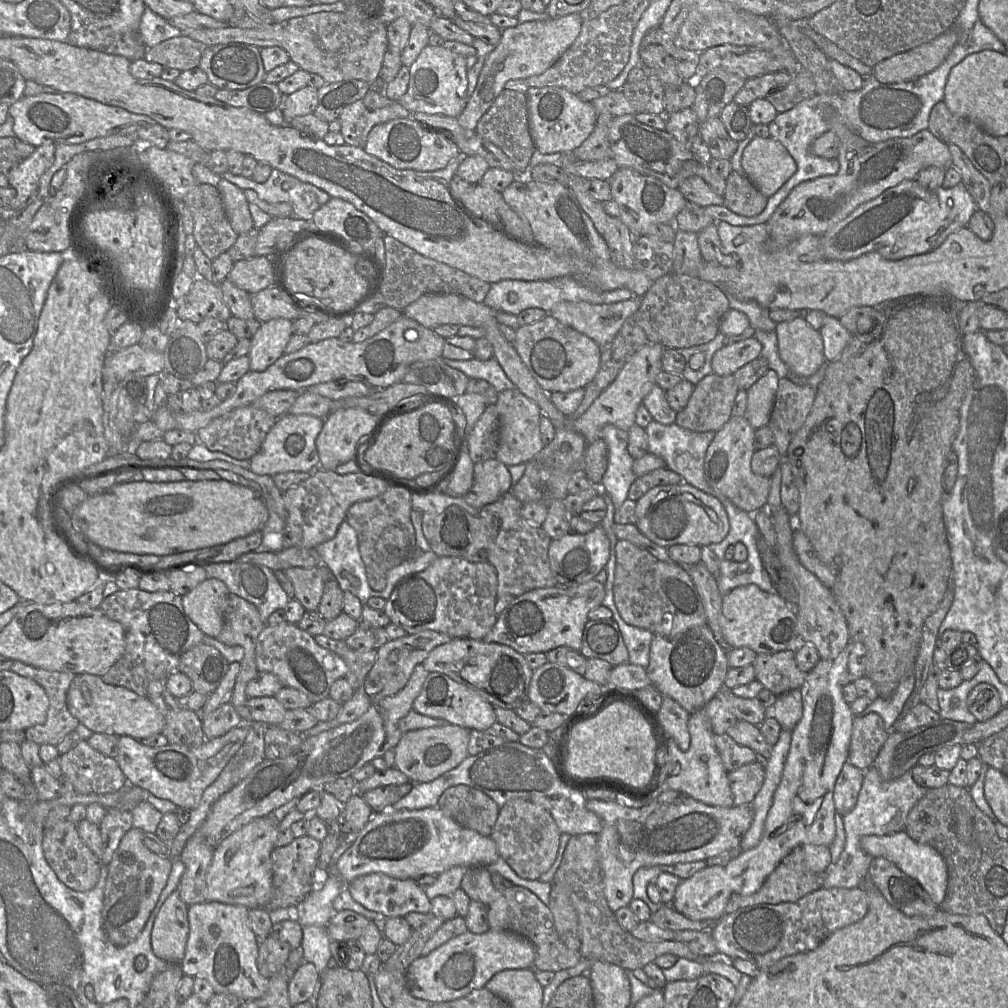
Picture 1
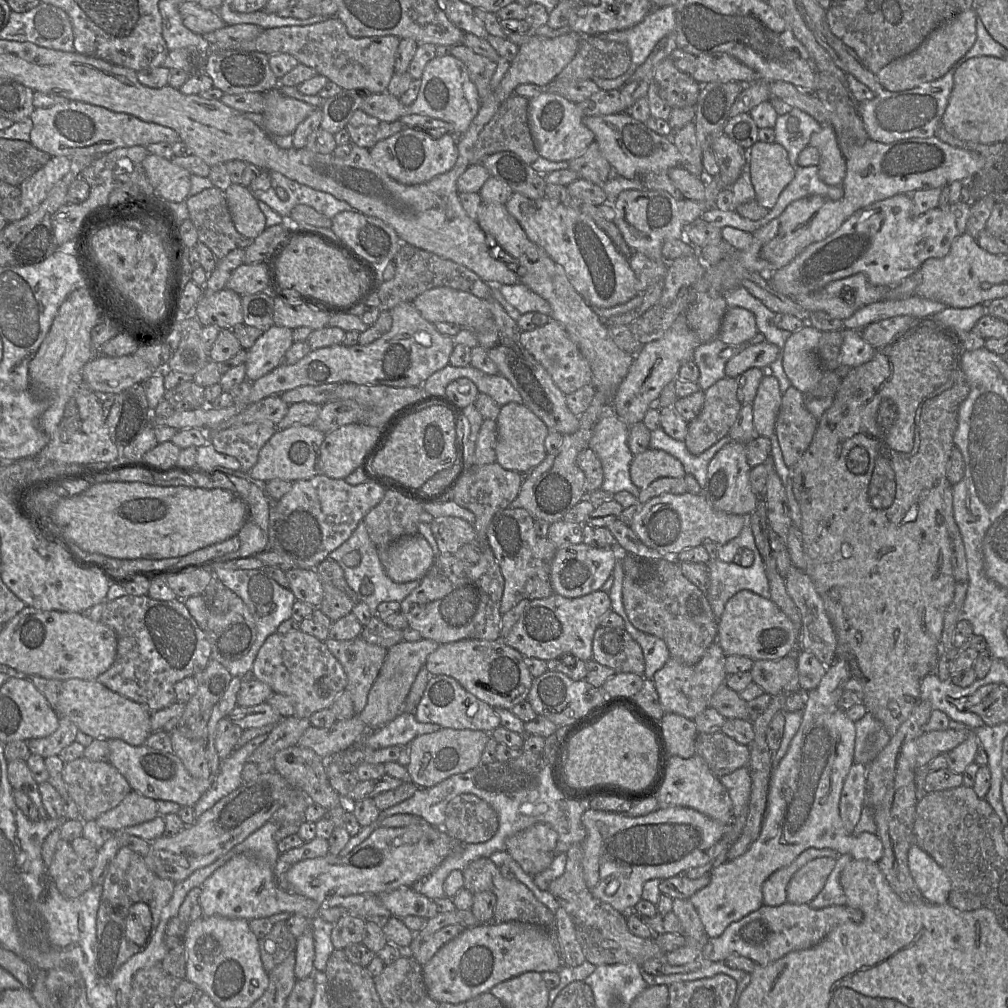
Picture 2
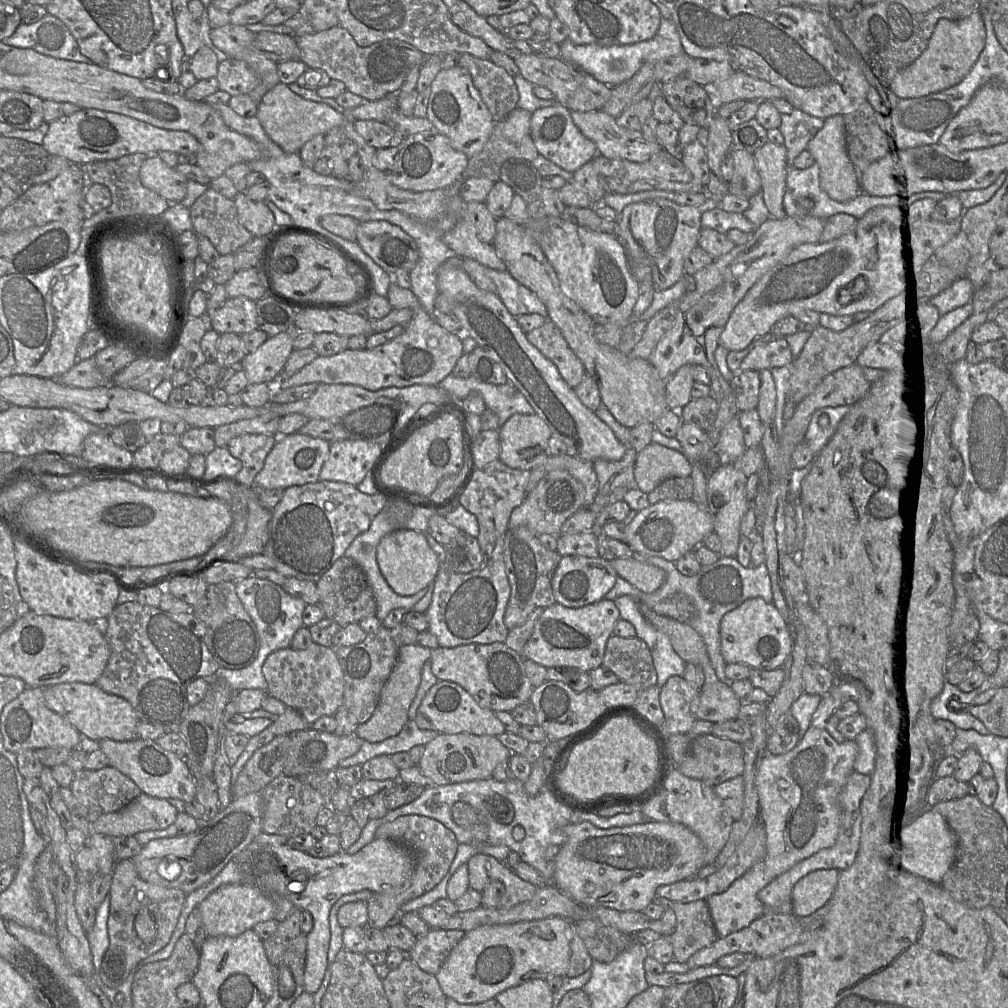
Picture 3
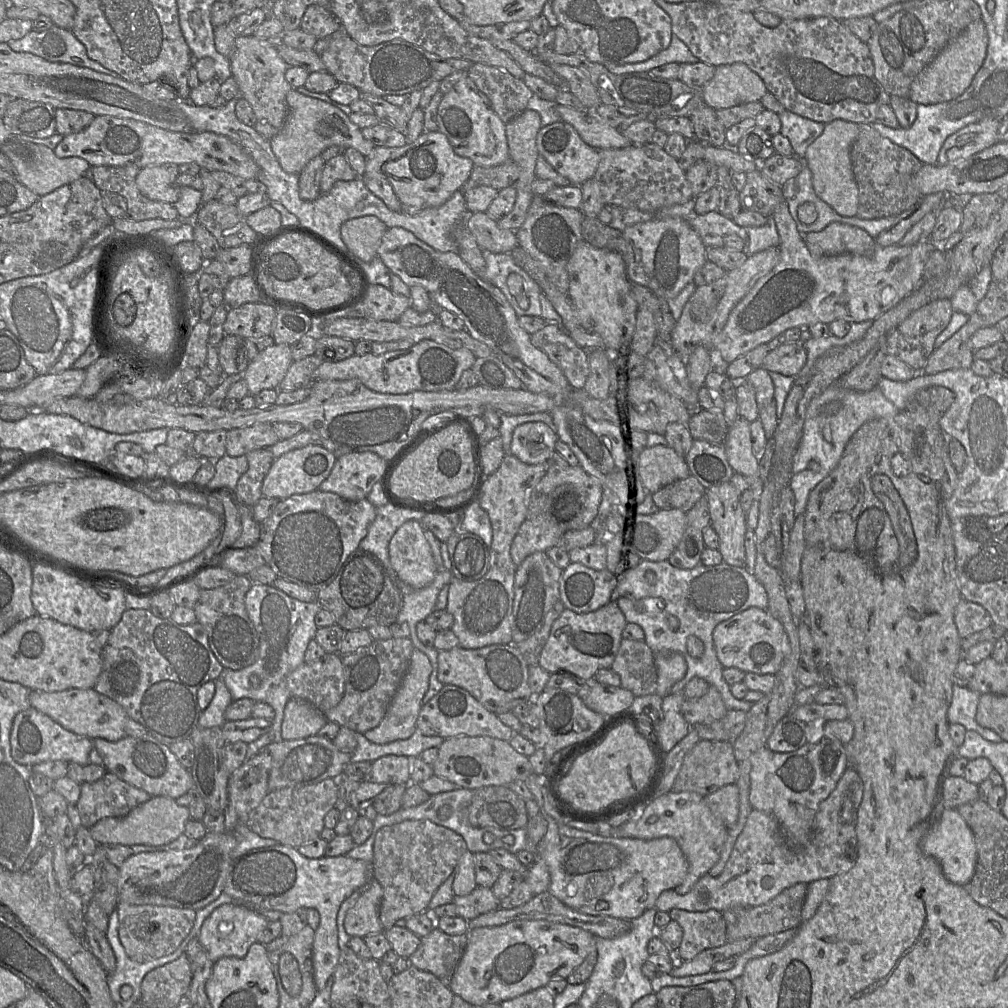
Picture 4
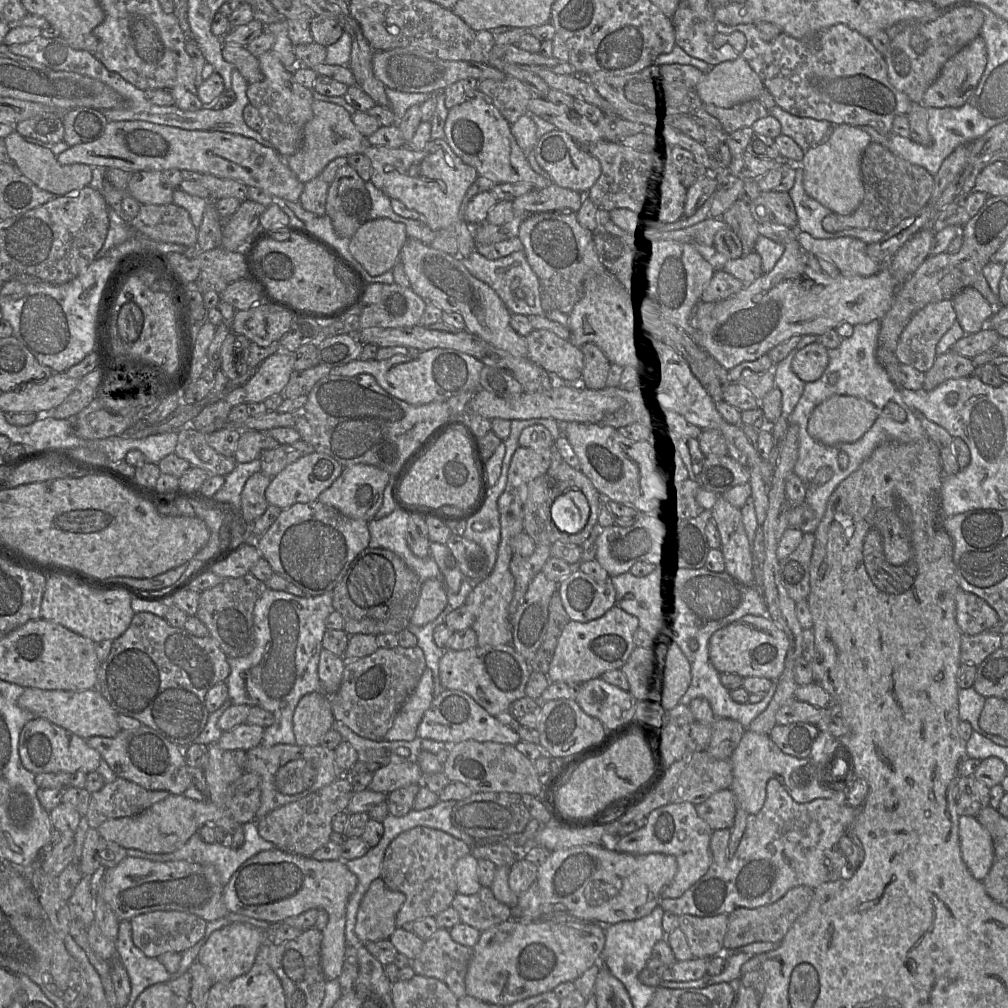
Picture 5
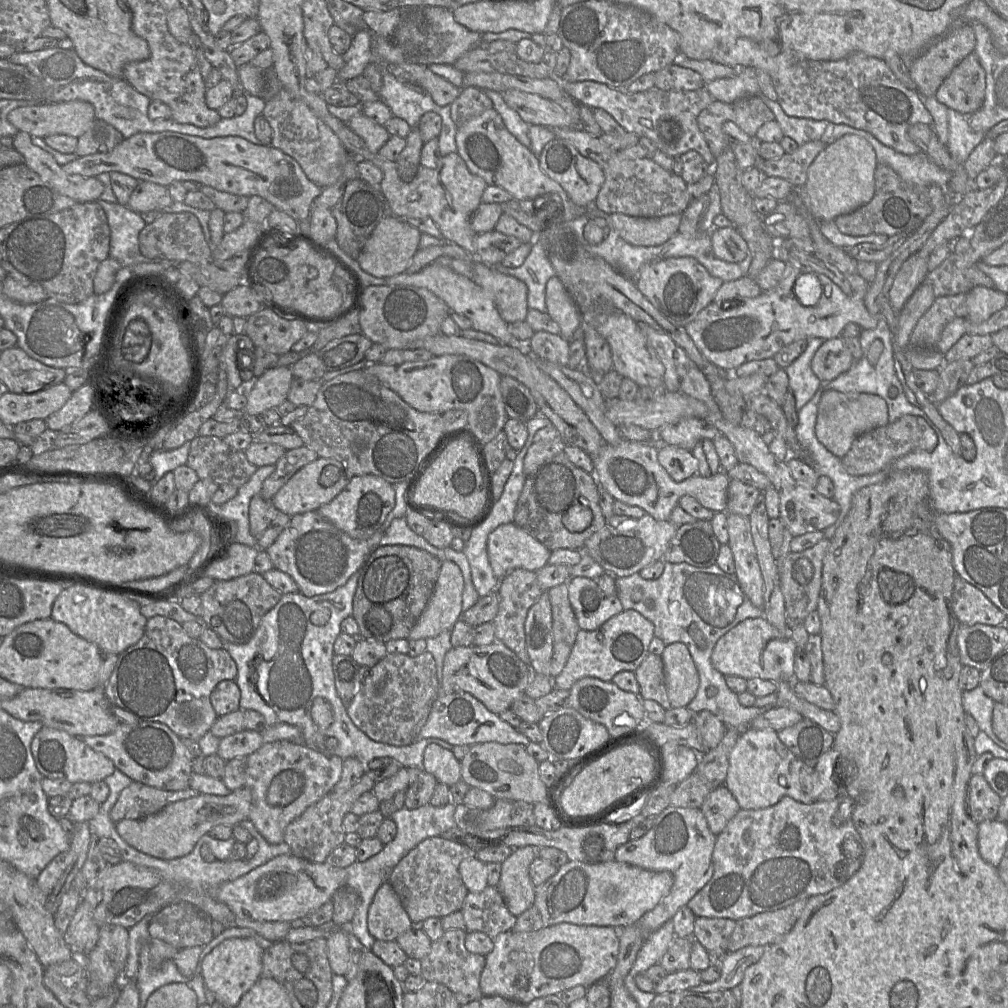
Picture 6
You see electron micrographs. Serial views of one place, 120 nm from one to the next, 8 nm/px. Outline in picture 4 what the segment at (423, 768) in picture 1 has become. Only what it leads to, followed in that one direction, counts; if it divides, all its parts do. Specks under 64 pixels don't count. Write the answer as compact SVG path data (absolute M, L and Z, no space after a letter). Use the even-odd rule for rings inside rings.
M488 736L446 738L438 747L438 756L432 768L435 776L471 790L485 786L507 786L516 780L525 781L533 773L529 758L517 752L509 741Z

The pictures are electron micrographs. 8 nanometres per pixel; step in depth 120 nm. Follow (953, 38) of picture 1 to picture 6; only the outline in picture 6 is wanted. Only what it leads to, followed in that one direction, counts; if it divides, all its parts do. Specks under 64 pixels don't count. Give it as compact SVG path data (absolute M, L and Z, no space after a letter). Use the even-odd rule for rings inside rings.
M972 52L953 69L934 95L948 108L973 113L982 107L985 91L986 72Z

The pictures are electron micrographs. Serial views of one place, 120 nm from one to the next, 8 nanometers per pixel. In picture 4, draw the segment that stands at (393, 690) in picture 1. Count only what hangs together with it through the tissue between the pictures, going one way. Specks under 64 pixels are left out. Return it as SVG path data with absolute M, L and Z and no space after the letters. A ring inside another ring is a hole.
M415 648L412 652L409 669L398 690L393 696L388 710L379 725L363 735L376 744L387 744L396 740L404 740L412 736L417 729L416 722L423 706L423 697L429 688L432 665L425 653Z

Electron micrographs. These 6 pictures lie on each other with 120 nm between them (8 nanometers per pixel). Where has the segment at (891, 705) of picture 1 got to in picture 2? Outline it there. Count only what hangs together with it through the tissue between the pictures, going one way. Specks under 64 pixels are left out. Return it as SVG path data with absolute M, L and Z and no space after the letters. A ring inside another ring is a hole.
M869 712L855 722L855 732L854 762L857 764L871 763L891 738L882 724Z

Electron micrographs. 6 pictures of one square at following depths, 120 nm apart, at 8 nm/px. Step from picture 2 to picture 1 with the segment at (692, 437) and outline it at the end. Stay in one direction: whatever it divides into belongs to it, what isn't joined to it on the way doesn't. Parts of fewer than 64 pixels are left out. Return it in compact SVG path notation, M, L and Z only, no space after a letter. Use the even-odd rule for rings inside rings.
M711 373L694 385L693 393L686 407L677 412L675 423L693 432L718 431L732 416L738 386L733 375L719 376Z

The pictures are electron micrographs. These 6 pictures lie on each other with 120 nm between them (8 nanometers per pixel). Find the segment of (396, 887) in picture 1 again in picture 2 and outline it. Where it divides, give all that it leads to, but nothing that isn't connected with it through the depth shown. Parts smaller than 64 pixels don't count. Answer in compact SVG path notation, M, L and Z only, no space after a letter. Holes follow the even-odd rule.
M400 886L375 896L397 917L419 916L428 920L438 914L434 901L410 886Z

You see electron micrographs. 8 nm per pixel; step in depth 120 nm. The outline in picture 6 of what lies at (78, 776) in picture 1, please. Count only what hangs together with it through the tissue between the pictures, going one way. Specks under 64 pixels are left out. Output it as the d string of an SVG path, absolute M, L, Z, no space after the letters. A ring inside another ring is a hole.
M133 781L121 791L110 811L110 817L115 823L122 820L143 819L160 812L171 803L198 795L199 793L191 788L168 791Z

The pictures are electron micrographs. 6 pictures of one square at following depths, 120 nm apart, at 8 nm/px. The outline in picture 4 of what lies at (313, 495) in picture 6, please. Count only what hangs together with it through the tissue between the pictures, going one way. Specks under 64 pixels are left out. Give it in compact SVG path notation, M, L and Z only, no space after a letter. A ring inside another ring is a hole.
M307 445L288 451L273 460L262 482L262 496L284 500L292 495L306 494L317 490L322 481L329 476L335 460L336 457L331 452L317 445Z

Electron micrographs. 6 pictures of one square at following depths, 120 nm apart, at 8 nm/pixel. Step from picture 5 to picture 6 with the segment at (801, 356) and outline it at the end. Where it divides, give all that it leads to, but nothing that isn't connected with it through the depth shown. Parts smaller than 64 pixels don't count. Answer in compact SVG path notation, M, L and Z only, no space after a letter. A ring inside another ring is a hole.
M841 337L824 340L811 361L811 369L821 382L830 382L848 371L853 356Z

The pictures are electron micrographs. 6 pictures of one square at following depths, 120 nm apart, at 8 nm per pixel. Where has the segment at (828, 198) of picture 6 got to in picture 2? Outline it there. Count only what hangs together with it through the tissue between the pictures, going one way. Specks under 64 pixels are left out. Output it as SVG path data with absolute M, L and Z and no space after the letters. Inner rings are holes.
M822 125L819 131L811 135L808 145L817 148L819 151L818 175L821 181L830 186L841 186L846 175L846 162L832 125Z

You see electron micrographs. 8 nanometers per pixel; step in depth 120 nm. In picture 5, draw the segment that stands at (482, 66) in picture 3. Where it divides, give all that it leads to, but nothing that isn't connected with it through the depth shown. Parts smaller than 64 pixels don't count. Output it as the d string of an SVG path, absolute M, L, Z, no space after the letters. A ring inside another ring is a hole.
M507 76L502 81L478 81L478 91L491 98L495 107L511 124L527 114L528 103L533 98L533 93L517 78Z

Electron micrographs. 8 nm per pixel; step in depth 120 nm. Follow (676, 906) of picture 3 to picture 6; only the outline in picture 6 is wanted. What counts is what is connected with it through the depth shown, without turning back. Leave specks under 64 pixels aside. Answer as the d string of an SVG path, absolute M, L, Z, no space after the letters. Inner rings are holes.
M697 917L693 938L699 942L712 958L722 957L728 951L726 944L735 929L736 921L728 918Z

